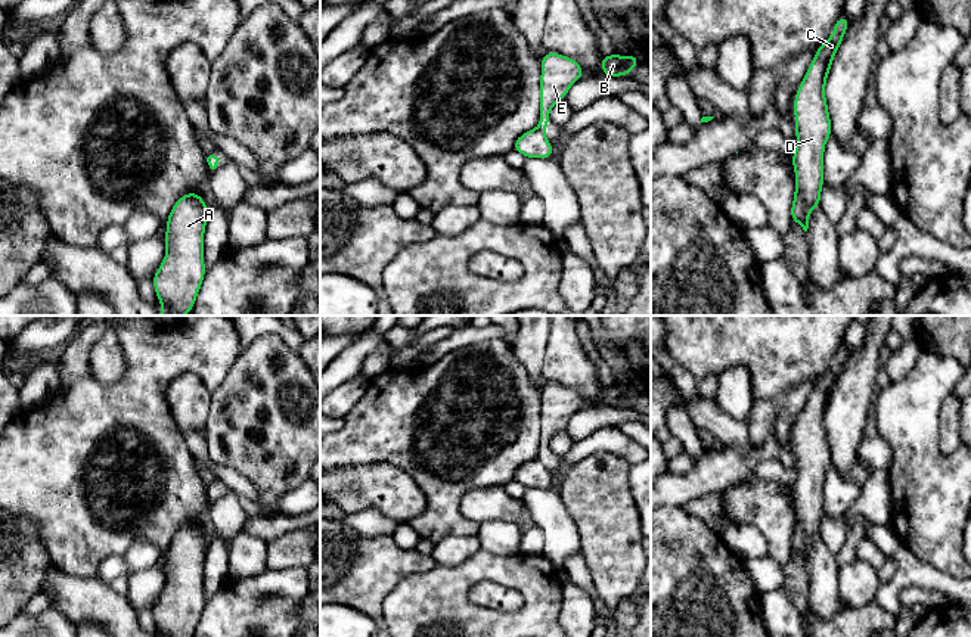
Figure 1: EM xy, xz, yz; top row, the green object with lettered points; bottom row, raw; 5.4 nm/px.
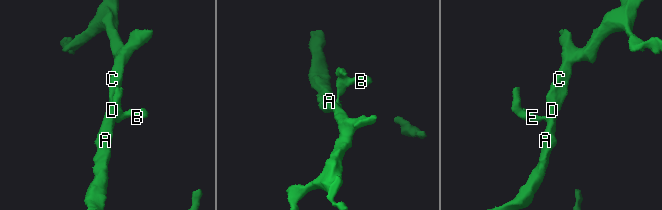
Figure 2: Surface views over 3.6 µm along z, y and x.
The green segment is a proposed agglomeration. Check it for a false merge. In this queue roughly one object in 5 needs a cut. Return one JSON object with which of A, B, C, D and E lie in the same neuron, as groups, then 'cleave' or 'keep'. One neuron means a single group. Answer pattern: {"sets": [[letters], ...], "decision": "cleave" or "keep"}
{"sets": [["A", "C", "D"], ["B", "E"]], "decision": "cleave"}

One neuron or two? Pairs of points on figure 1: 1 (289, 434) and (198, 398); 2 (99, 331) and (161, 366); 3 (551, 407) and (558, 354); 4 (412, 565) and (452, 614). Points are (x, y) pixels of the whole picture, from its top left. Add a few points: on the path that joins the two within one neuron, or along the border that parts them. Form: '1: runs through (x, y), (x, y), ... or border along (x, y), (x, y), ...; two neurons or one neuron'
1: border along (211, 391), (207, 425), (202, 431); two neurons
2: runs through (81, 360), (81, 375), (98, 391), (130, 391); one neuron
3: border along (542, 387), (557, 382), (570, 387), (583, 400); two neurons
4: border along (436, 565), (409, 574), (390, 593); two neurons

